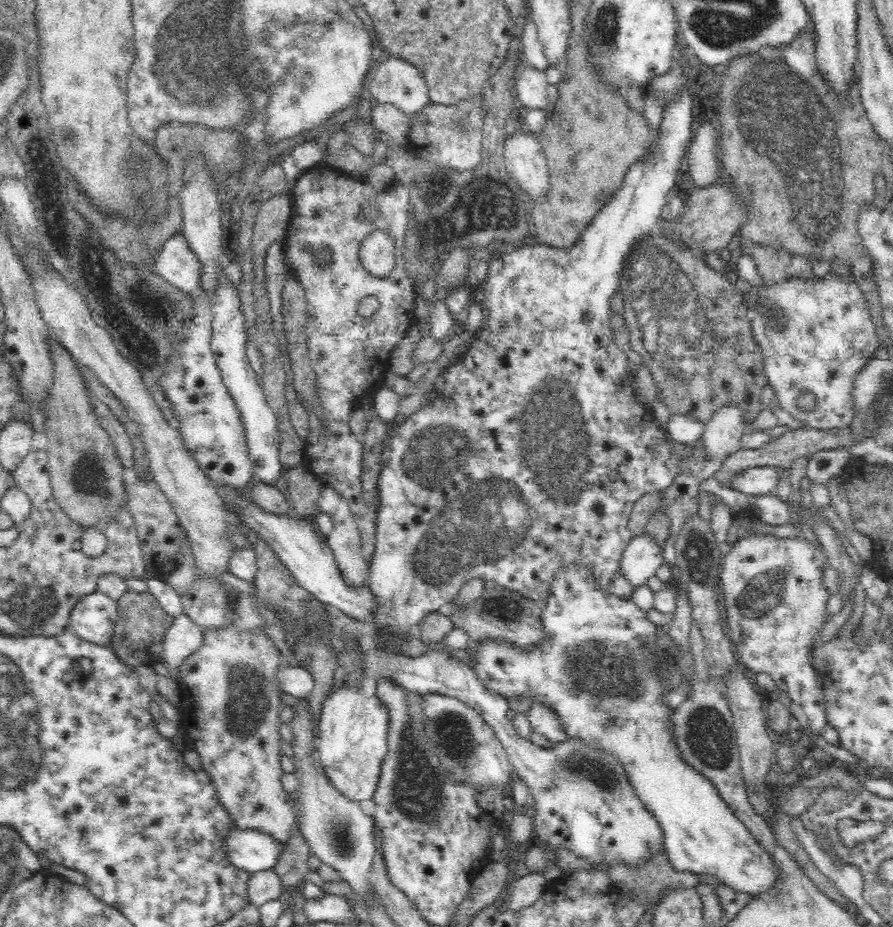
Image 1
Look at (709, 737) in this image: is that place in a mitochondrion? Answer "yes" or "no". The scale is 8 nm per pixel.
yes

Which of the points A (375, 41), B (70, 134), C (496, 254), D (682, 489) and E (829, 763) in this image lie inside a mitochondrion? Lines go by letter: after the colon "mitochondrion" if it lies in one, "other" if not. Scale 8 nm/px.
A: other
B: mitochondrion
C: other
D: other
E: other

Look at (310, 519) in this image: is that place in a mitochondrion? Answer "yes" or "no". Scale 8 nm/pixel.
no

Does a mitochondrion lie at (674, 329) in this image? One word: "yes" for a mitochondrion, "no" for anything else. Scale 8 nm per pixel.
yes

